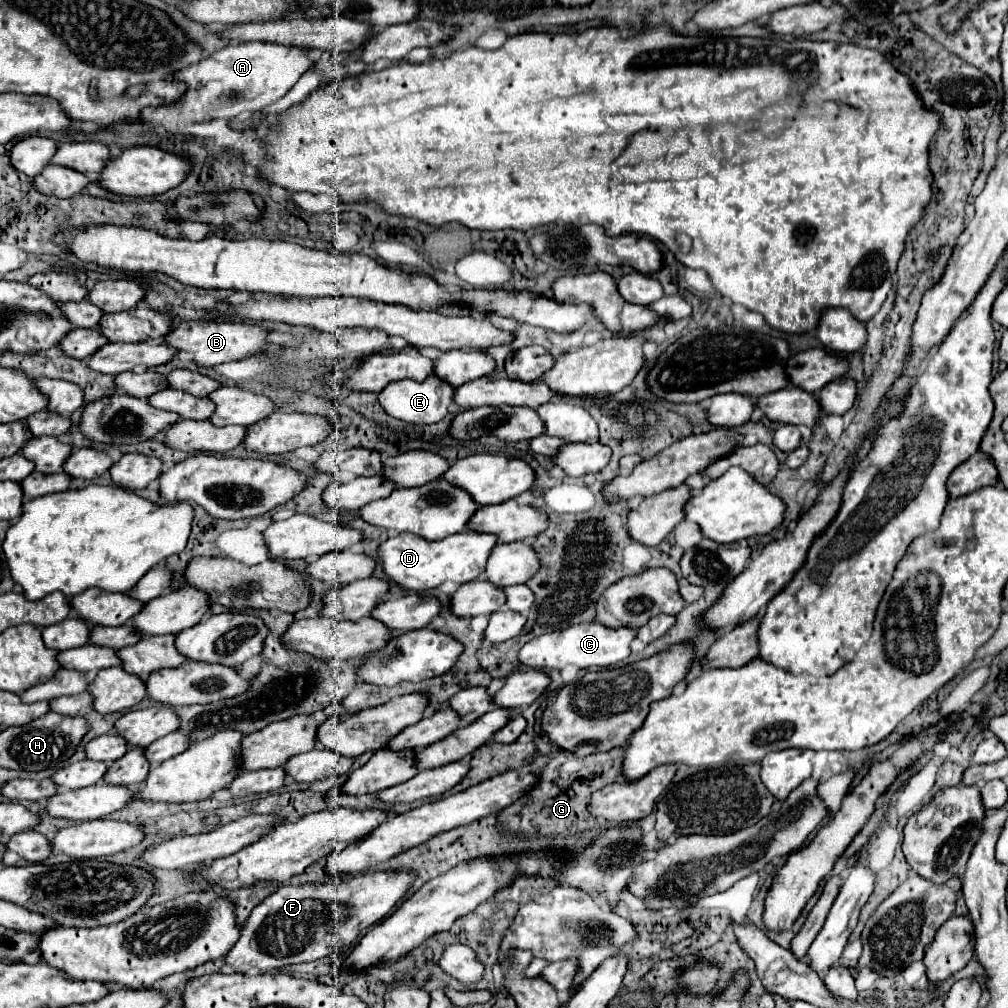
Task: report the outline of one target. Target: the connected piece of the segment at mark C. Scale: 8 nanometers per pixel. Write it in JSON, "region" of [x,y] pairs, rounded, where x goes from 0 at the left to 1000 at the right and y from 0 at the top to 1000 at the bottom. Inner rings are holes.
{"region":[[[578,617],[564,621],[561,625],[545,627],[539,629],[531,635],[525,635],[517,645],[515,645],[515,655],[527,663],[535,665],[547,665],[547,663],[561,663],[564,659],[570,659],[574,663],[584,663],[584,661],[606,661],[616,655],[620,655],[626,649],[626,635],[630,633],[632,625],[628,623],[602,623],[594,617]]]}

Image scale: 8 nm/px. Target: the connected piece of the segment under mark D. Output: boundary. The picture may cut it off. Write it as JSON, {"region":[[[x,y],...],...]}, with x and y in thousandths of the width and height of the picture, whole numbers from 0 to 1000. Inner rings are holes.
{"region":[[[461,526],[436,538],[422,538],[422,534],[416,534],[414,530],[394,530],[376,542],[376,550],[380,556],[382,569],[388,575],[396,577],[406,585],[420,587],[434,583],[443,575],[457,579],[473,575],[481,567],[483,554],[487,552],[491,540],[493,540],[491,530],[479,530],[471,526]]]}

